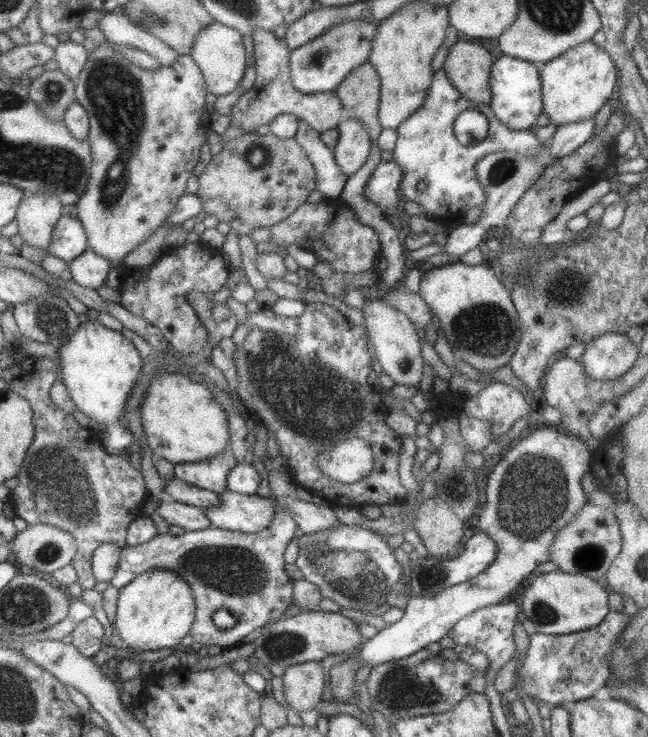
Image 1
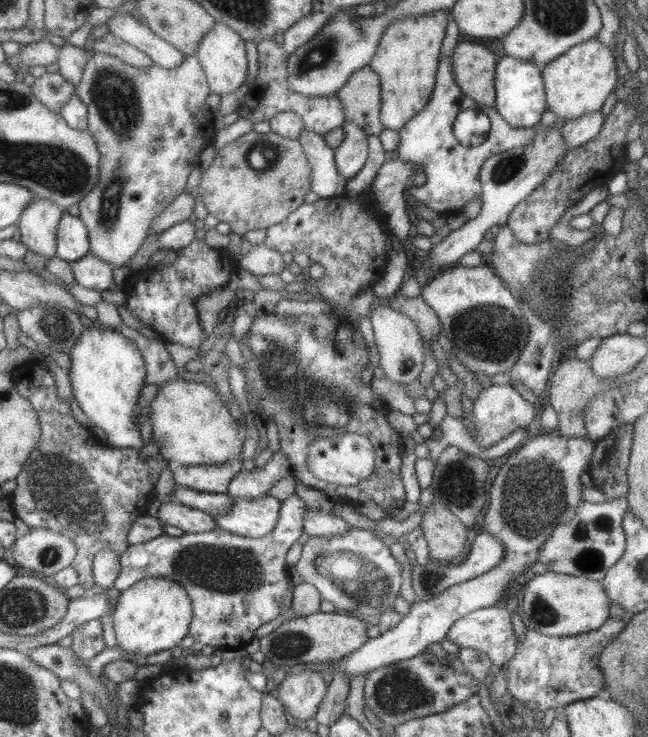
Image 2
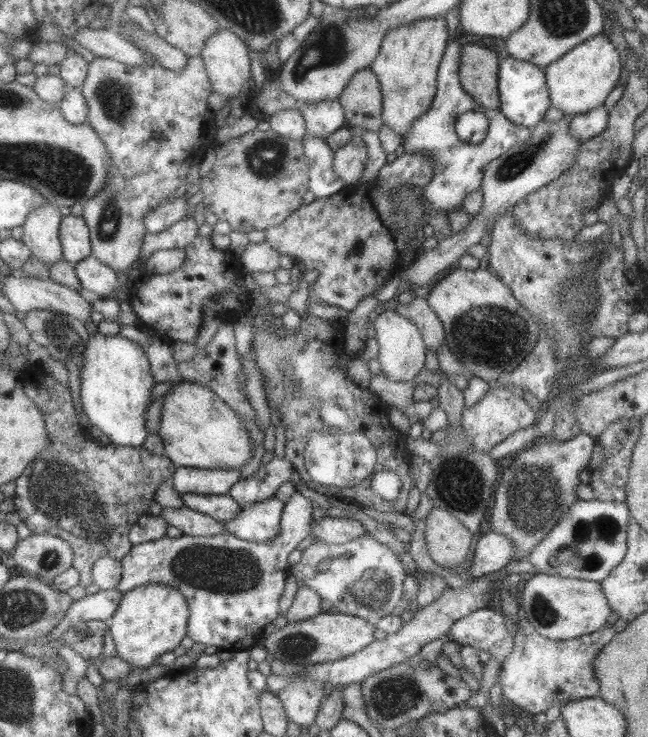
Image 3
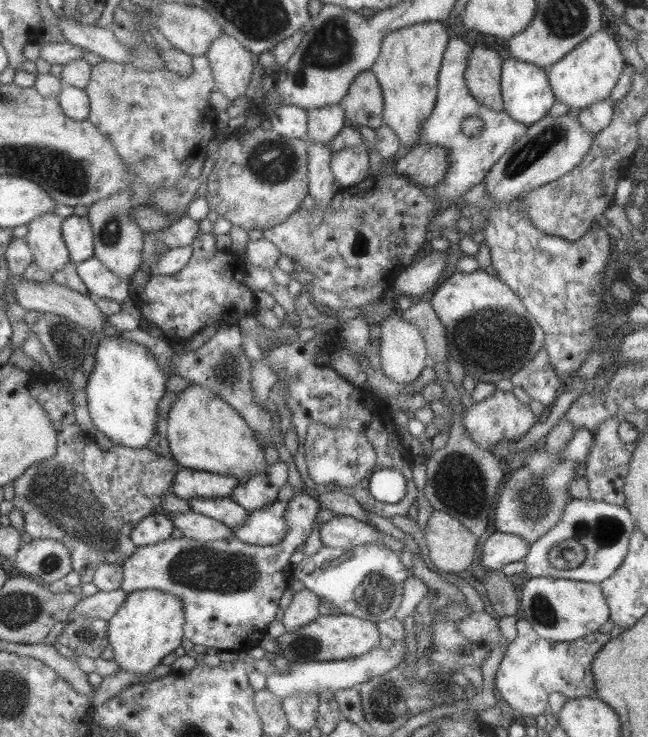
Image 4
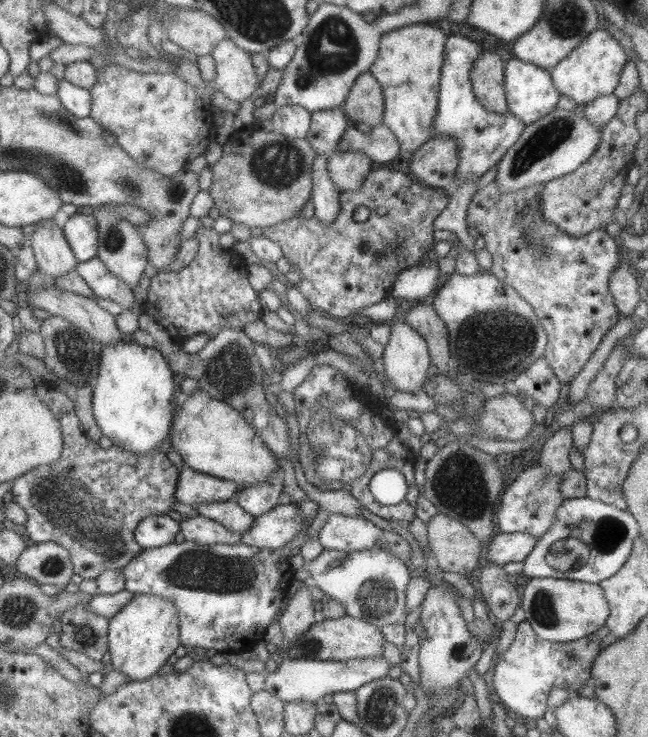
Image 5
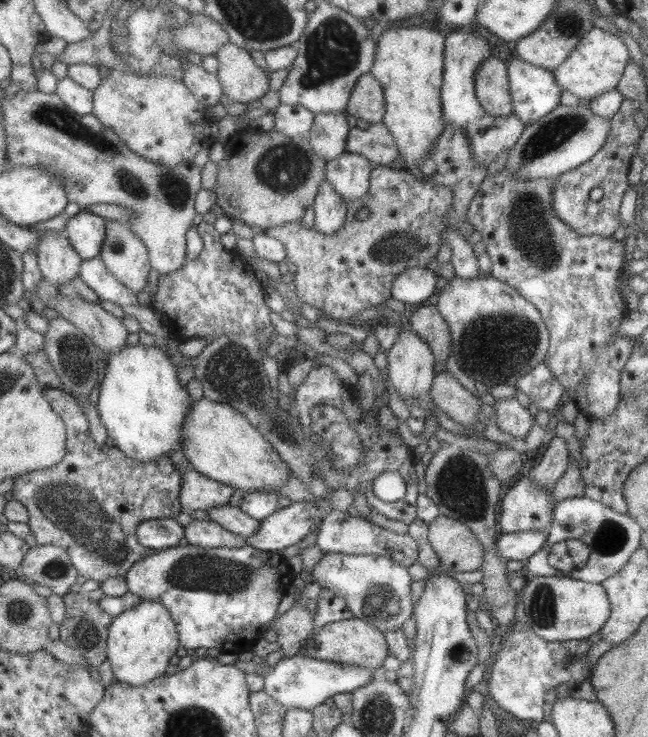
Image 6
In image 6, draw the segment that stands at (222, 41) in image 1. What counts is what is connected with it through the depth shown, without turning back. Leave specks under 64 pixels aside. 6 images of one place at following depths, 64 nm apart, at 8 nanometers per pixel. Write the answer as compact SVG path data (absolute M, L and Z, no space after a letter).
M227 42L214 55L219 61L215 74L229 100L246 104L269 91L269 73L255 65L244 48Z

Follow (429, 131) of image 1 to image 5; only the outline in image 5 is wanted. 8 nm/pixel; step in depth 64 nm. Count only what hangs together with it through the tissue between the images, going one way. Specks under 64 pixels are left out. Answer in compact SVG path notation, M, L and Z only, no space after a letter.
M449 34L445 41L445 50L443 51L443 60L440 71L439 92L437 100L437 112L433 116L433 137L437 135L449 135L455 139L457 149L459 149L459 162L457 162L457 172L455 175L463 179L479 179L481 175L503 156L503 153L519 138L519 135L525 129L525 125L510 115L499 116L498 113L485 110L483 105L473 95L471 82L469 81L471 66L477 60L477 56L483 52L483 48L473 42L473 39L463 38L461 34Z

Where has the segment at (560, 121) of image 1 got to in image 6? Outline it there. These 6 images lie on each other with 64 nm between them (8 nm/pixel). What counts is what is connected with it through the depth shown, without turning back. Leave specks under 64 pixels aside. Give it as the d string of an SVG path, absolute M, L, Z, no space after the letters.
M591 27L552 74L562 91L569 91L579 100L592 99L603 92L610 92L617 88L628 62L629 52L620 36L605 32L601 28Z

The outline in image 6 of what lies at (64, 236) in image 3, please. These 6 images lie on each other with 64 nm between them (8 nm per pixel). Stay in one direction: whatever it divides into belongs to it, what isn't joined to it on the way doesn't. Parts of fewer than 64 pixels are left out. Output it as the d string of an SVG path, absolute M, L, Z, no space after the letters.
M79 210L66 220L63 232L73 250L84 261L98 256L106 232L106 220L99 211Z

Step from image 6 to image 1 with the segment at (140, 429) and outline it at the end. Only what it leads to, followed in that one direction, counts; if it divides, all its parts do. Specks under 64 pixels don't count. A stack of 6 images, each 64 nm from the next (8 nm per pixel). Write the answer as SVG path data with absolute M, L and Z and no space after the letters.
M88 320L85 323L79 323L79 326L75 328L75 332L67 338L66 342L63 342L59 348L57 348L57 353L59 355L61 368L58 368L58 372L61 373L61 381L63 381L63 385L67 387L67 393L71 397L74 406L86 415L89 419L98 422L101 424L103 428L105 428L104 432L100 435L102 448L105 450L106 454L119 454L121 451L126 450L131 444L134 443L133 434L131 432L132 428L129 426L124 426L123 420L125 416L125 412L123 412L123 404L125 404L125 400L127 400L127 396L129 396L129 392L131 392L131 388L135 386L135 378L139 376L139 370L141 370L142 358L139 356L137 349L133 346L133 343L129 342L119 331L111 330L110 328L105 328L103 324L99 324L97 320Z

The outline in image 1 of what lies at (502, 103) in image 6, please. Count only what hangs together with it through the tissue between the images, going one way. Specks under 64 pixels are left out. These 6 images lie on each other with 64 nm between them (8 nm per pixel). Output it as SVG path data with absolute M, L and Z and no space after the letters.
M459 37L447 50L441 66L449 83L465 98L486 108L491 100L489 74L493 56L489 50Z

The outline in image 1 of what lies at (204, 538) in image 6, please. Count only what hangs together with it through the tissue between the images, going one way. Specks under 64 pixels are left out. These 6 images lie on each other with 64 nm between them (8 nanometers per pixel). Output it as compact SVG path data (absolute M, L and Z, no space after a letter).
M179 502L160 503L157 508L163 522L180 526L183 531L203 530L210 526L203 509L197 509Z

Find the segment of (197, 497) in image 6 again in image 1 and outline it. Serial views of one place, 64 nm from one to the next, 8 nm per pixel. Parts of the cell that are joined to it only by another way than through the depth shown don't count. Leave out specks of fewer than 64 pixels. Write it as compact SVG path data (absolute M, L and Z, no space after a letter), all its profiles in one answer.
M227 448L221 455L207 461L177 463L174 476L193 487L221 493L226 490L227 476L236 464L236 459Z

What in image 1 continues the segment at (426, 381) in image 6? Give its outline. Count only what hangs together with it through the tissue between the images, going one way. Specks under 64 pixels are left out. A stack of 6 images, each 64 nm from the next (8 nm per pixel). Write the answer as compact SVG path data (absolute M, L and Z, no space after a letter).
M379 297L365 300L361 306L365 324L366 337L373 345L374 354L381 368L381 372L394 383L419 386L423 366L421 357L421 333L415 325L398 310L385 304Z

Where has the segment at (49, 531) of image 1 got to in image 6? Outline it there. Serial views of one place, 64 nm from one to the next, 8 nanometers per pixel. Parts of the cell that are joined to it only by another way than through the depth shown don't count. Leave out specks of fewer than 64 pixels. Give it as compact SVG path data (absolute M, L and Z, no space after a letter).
M53 544L29 547L21 565L21 574L36 585L47 586L53 594L63 596L76 588L77 572L63 548Z

